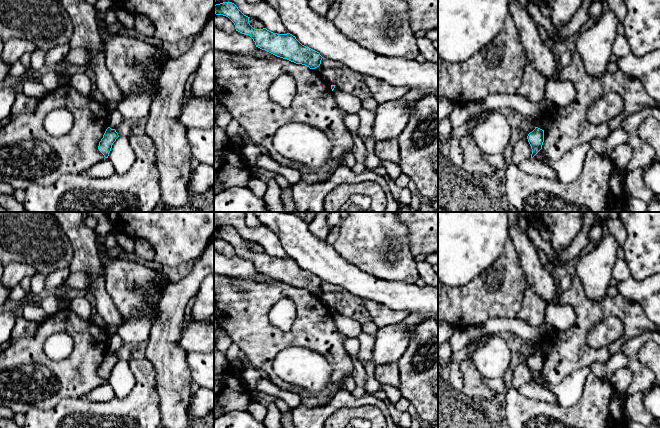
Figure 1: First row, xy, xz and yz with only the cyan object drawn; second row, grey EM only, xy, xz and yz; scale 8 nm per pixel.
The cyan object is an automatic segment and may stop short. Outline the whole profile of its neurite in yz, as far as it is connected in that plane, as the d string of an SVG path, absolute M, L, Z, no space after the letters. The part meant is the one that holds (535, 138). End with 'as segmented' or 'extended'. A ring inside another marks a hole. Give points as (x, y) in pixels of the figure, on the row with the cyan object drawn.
M535 127L535 129L528 134L527 139L532 149L531 158L533 158L542 149L544 130Z; as segmented

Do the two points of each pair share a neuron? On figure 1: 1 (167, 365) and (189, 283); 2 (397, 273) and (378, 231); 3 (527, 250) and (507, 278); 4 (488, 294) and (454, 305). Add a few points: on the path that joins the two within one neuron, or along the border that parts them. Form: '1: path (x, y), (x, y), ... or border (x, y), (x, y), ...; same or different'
1: path (167, 345), (167, 326), (171, 322), (173, 303); same
2: path (385, 266), (376, 260), (374, 243); same
3: border (510, 239), (518, 256), (524, 280), (527, 283); different
4: path (480, 300), (471, 305), (462, 305); same

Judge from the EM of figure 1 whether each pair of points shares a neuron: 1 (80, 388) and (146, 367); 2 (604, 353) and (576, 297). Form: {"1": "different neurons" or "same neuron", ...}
{"1": "different neurons", "2": "same neuron"}

